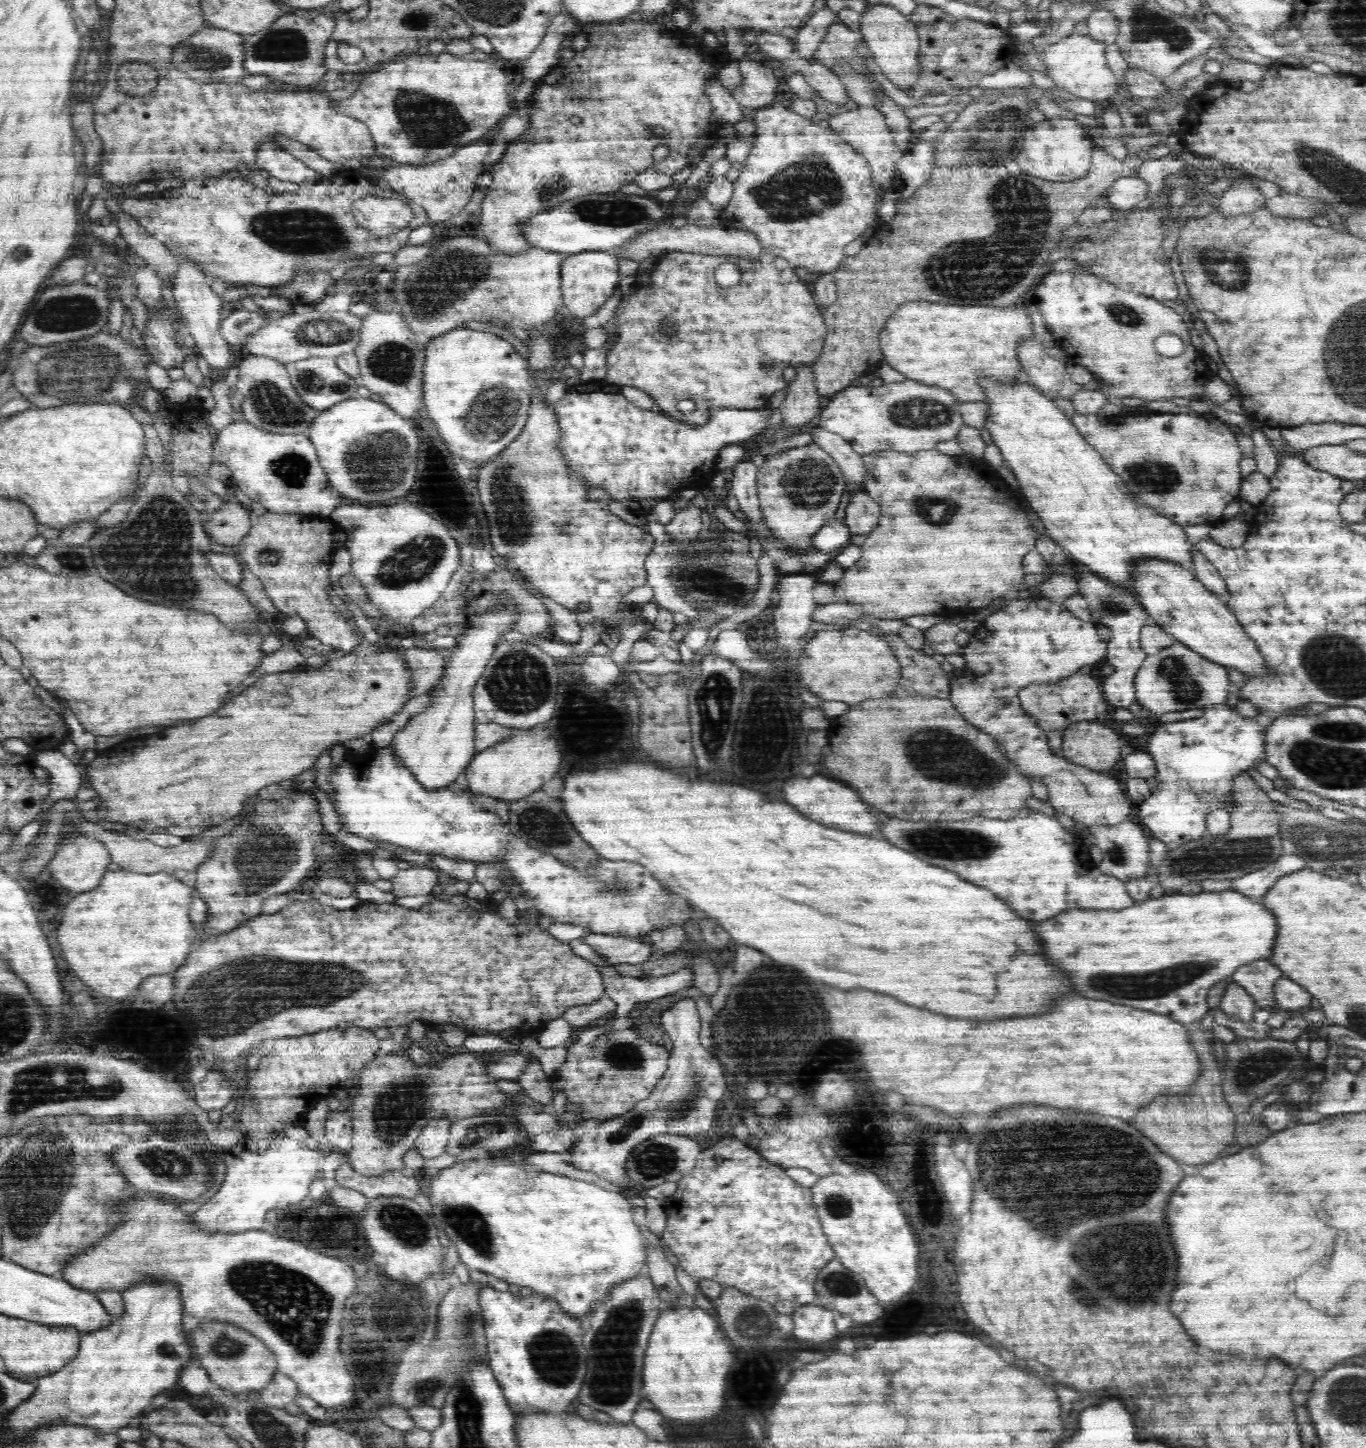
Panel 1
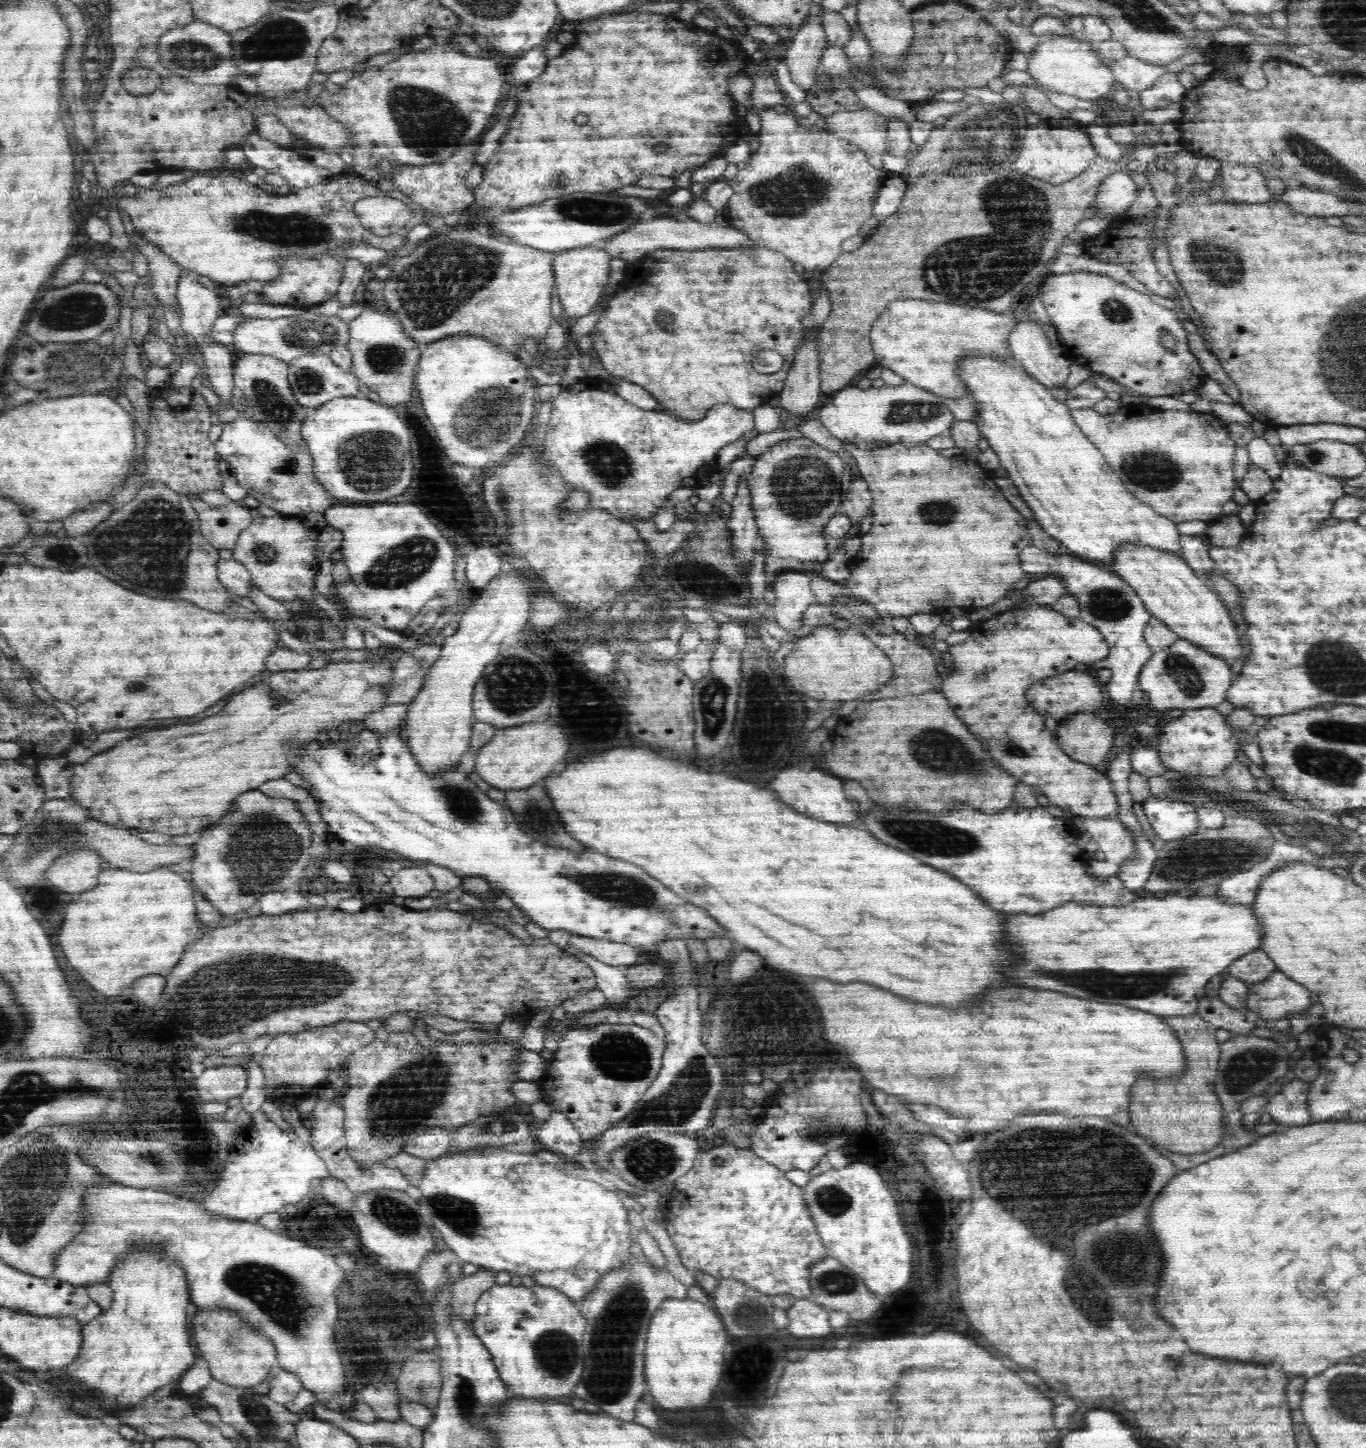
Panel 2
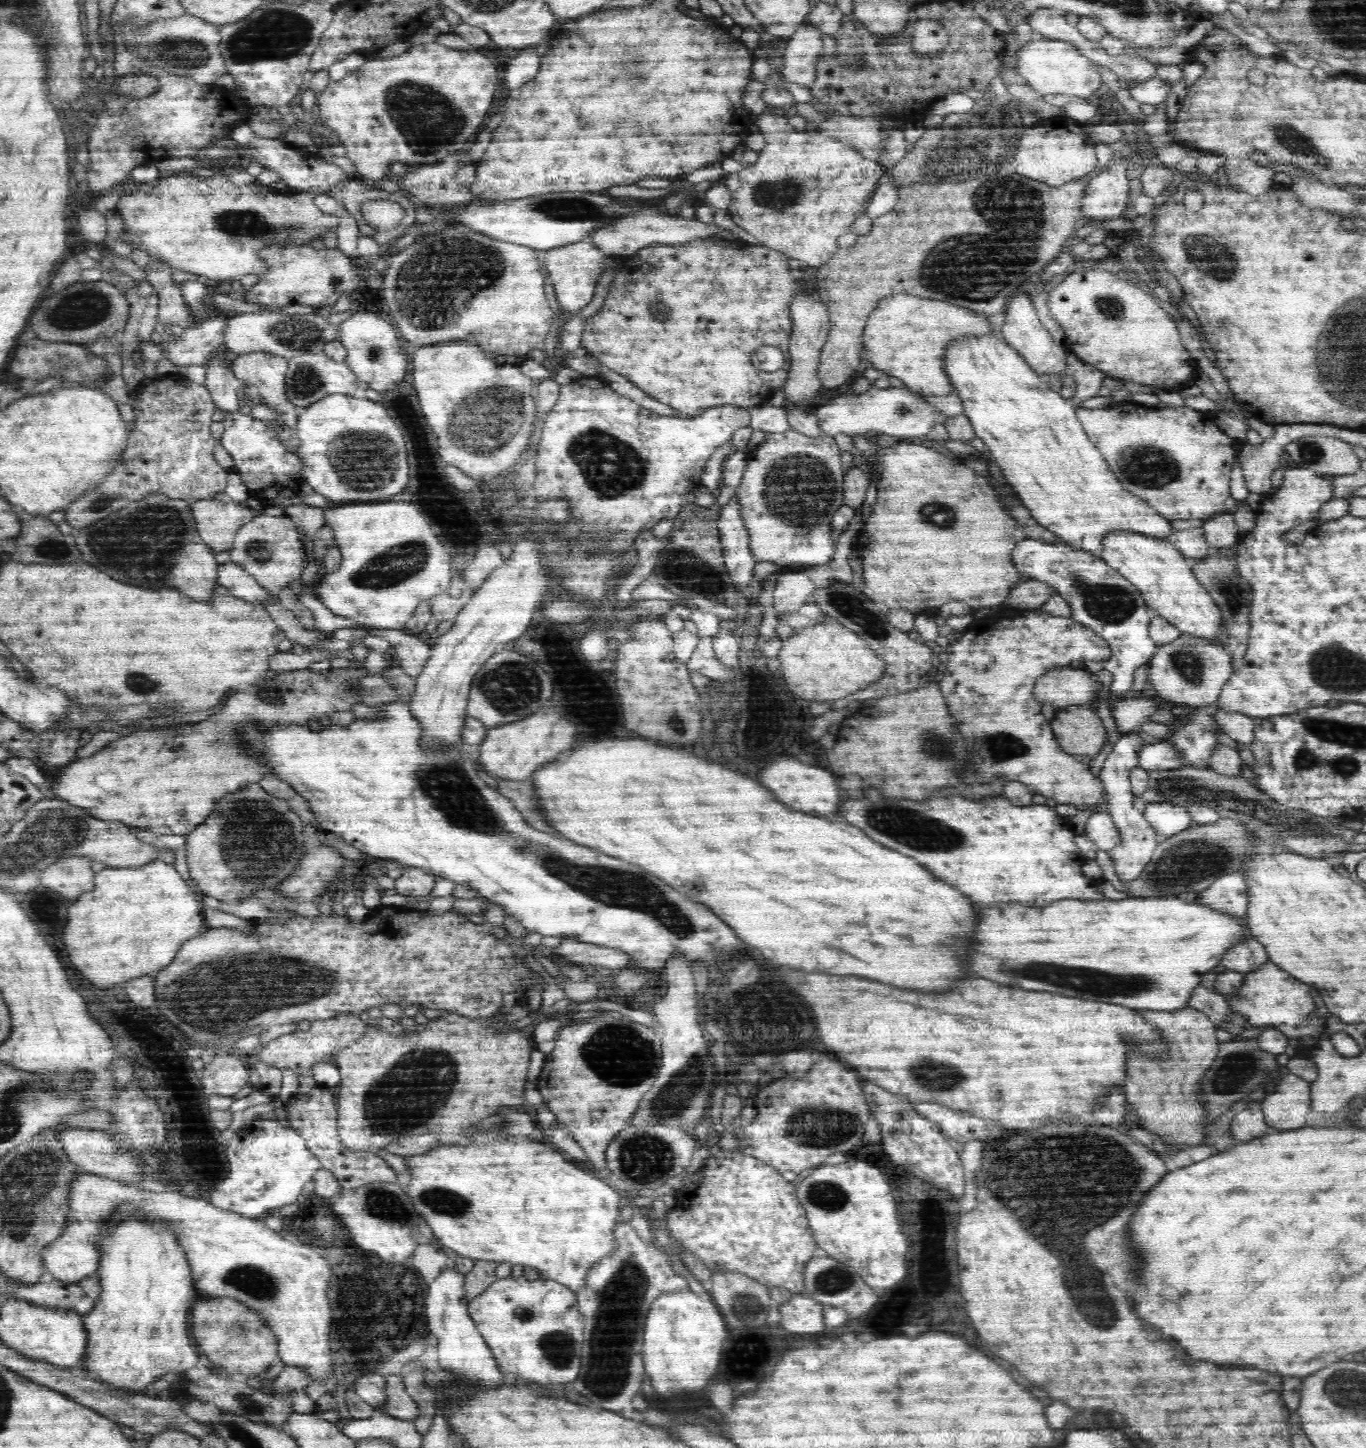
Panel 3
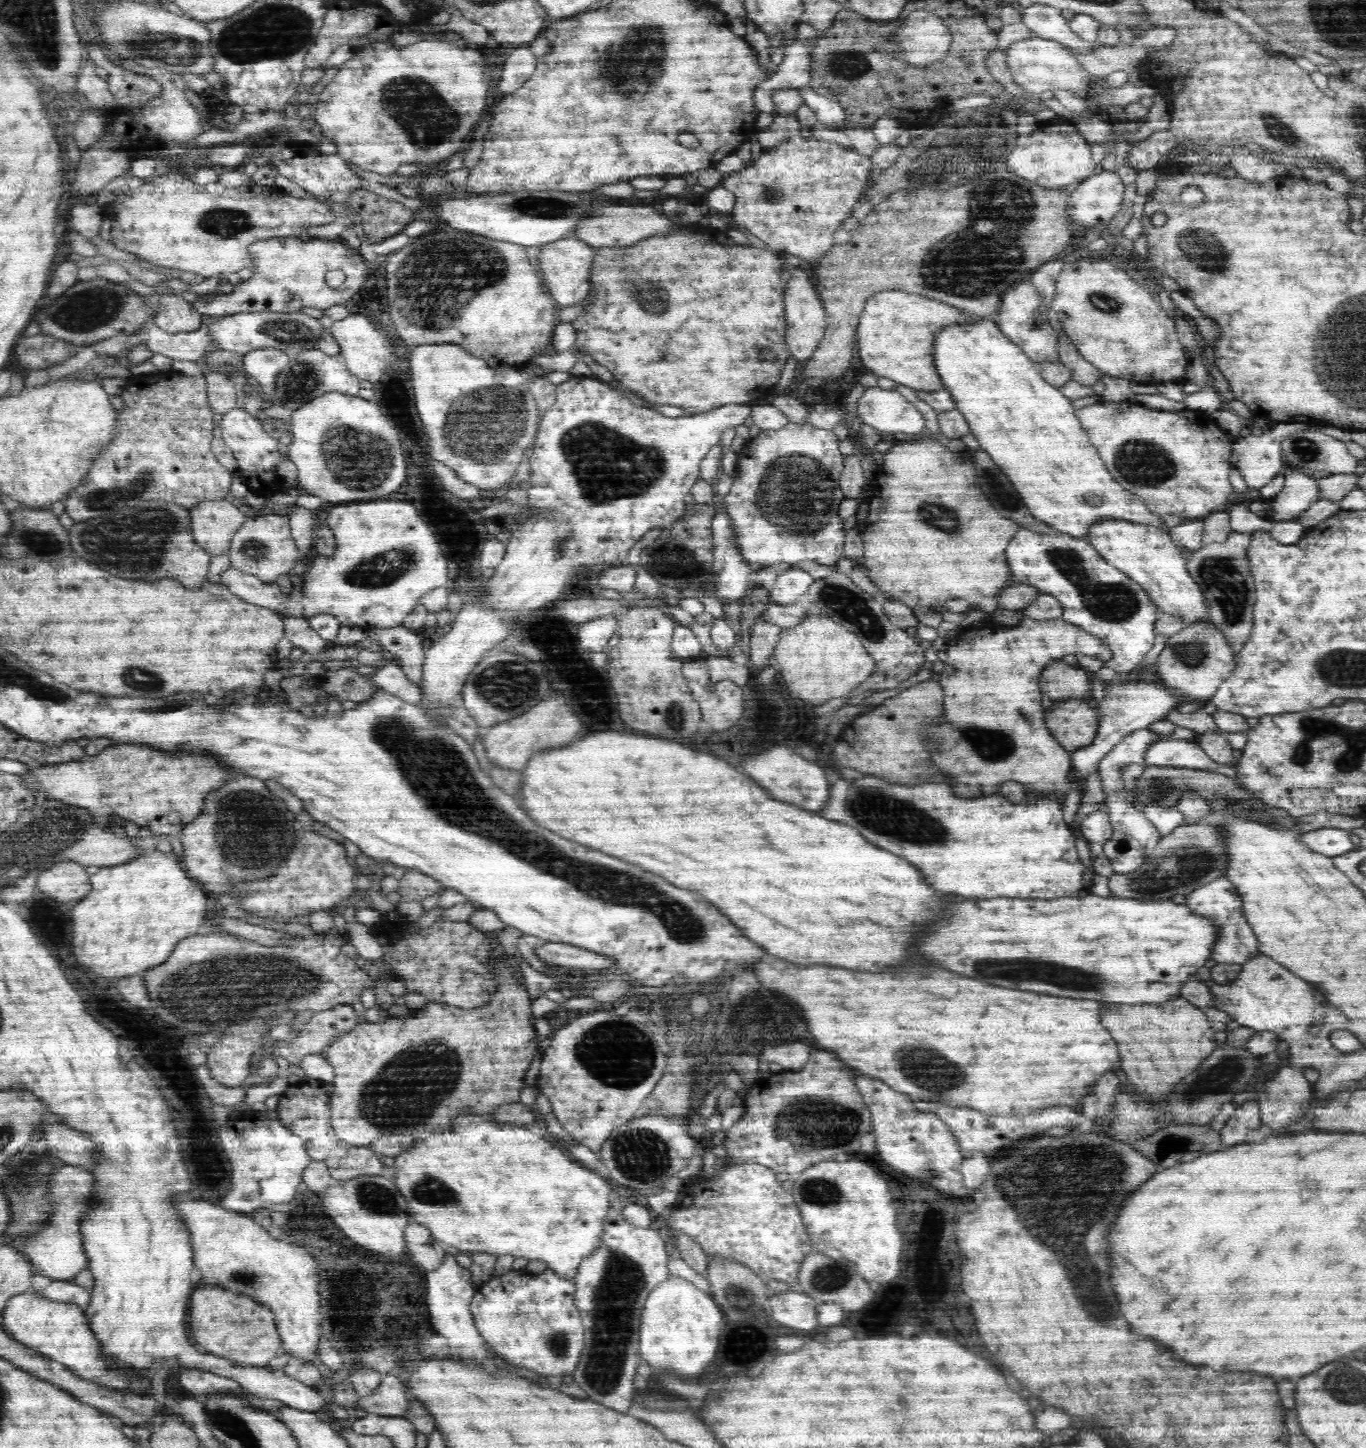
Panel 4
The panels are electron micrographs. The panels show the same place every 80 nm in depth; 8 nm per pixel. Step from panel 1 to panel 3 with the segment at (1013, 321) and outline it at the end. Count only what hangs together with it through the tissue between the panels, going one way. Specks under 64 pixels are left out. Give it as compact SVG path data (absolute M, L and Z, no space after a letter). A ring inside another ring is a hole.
M904 294L884 296L868 315L863 328L863 353L872 368L902 380L915 393L923 396L954 394L950 380L942 374L942 342L954 338L954 334L982 334L982 330L994 330L988 318L964 308Z

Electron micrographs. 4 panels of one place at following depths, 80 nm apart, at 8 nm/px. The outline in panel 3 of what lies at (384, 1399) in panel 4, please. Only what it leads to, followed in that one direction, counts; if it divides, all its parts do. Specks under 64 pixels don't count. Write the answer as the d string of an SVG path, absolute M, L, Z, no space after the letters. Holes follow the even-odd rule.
M396 1375L385 1377L387 1402L384 1406L376 1407L375 1412L414 1423L414 1420L418 1418L418 1405L408 1395L403 1378L398 1378Z

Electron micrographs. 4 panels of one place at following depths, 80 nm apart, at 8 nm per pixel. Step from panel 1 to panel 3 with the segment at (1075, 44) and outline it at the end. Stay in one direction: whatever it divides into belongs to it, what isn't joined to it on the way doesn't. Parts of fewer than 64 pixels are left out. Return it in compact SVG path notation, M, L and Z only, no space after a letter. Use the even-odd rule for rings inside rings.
M1041 36L1022 46L1018 54L1018 74L1038 95L1068 94L1087 99L1098 92L1105 83L1096 63L1084 57L1074 45Z

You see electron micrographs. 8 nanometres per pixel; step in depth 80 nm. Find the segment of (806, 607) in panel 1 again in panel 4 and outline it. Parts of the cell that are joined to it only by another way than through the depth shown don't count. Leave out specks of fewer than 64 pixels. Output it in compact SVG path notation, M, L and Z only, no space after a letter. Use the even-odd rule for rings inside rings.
M791 568L776 578L773 589L769 592L772 594L770 600L782 606L790 606L799 596L808 593L812 582L814 578L806 570Z

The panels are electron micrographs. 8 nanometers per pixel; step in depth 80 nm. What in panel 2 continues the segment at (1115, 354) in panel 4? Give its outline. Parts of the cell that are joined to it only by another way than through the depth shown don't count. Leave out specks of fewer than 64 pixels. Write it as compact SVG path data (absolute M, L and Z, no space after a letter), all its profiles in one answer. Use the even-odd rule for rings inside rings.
M1085 271L1064 274L1048 273L1047 277L1043 279L1043 282L1040 285L1041 287L1039 291L1042 292L1042 303L1044 303L1044 307L1048 313L1048 316L1050 317L1050 320L1052 321L1052 325L1056 327L1056 332L1060 334L1060 344L1064 347L1066 355L1077 366L1090 369L1091 371L1100 373L1104 376L1110 376L1110 380L1114 380L1114 382L1122 384L1122 386L1124 386L1128 392L1134 392L1134 394L1144 394L1144 397L1174 396L1175 394L1190 392L1190 390L1198 391L1203 382L1208 380L1208 376L1200 367L1196 356L1192 354L1190 348L1188 347L1189 332L1184 329L1182 324L1184 316L1179 309L1172 310L1163 308L1163 306L1159 306L1158 304L1155 304L1155 302L1152 302L1151 296L1139 293L1136 290L1132 290L1132 288L1128 288L1128 286L1126 286L1124 283L1116 282L1116 280L1112 279L1112 277L1108 275L1102 275L1098 273ZM1164 334L1168 334L1168 336L1174 336L1174 339L1176 339L1176 342L1178 342L1178 346L1176 346L1174 351L1166 352L1166 350L1160 346L1158 340L1160 340Z

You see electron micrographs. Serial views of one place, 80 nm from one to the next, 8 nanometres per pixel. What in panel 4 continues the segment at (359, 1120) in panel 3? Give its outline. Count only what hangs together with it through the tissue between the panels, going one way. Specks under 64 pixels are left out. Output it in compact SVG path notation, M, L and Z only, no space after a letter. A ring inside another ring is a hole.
M506 926L504 930L500 932L484 932L486 933L486 939L492 942L494 945L500 945L500 948L504 950L506 958L500 962L502 968L500 968L500 984L502 988L498 992L494 992L494 996L490 998L488 1004L484 1006L478 1006L478 1008L470 1008L470 1010L464 1010L458 1006L450 1006L449 1004L428 1004L426 1010L414 1014L412 1018L408 1020L392 1018L388 1024L370 1024L367 1022L359 1023L358 1026L354 1026L352 1030L348 1030L346 1034L340 1034L338 1038L334 1038L334 1042L328 1046L324 1051L323 1056L330 1062L330 1065L334 1067L334 1092L332 1092L332 1102L330 1102L330 1116L333 1129L336 1136L348 1143L350 1146L370 1146L376 1138L380 1138L380 1135L387 1132L392 1132L394 1126L406 1126L408 1122L426 1122L428 1120L428 1114L432 1112L432 1104L442 1104L442 1100L446 1096L452 1096L452 1118L454 1114L458 1114L458 1110L466 1110L466 1107L470 1106L474 1110L478 1110L478 1114L490 1114L494 1112L500 1104L512 1104L512 1102L520 1102L520 1090L524 1088L524 1077L526 1071L532 1062L532 1056L536 1054L536 1050L539 1050L539 1040L537 1037L537 1030L532 1028L532 1022L530 1022L530 1000L528 1000L528 992L524 986L518 986L518 980L512 976L514 970L518 970L516 966L516 960L510 956L512 952L516 950L516 944L522 936L522 932L518 932L518 929L510 926Z

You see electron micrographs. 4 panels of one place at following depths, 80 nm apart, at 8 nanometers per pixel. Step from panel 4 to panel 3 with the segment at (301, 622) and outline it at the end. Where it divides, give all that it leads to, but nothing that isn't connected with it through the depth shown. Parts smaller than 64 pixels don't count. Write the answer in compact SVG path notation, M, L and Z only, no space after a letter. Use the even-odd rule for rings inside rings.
M281 603L278 604L262 604L265 609L272 615L277 625L281 627L286 638L292 643L310 646L318 641L322 641L325 635L318 630L312 631L306 629L298 616L294 615L288 608L284 608Z

